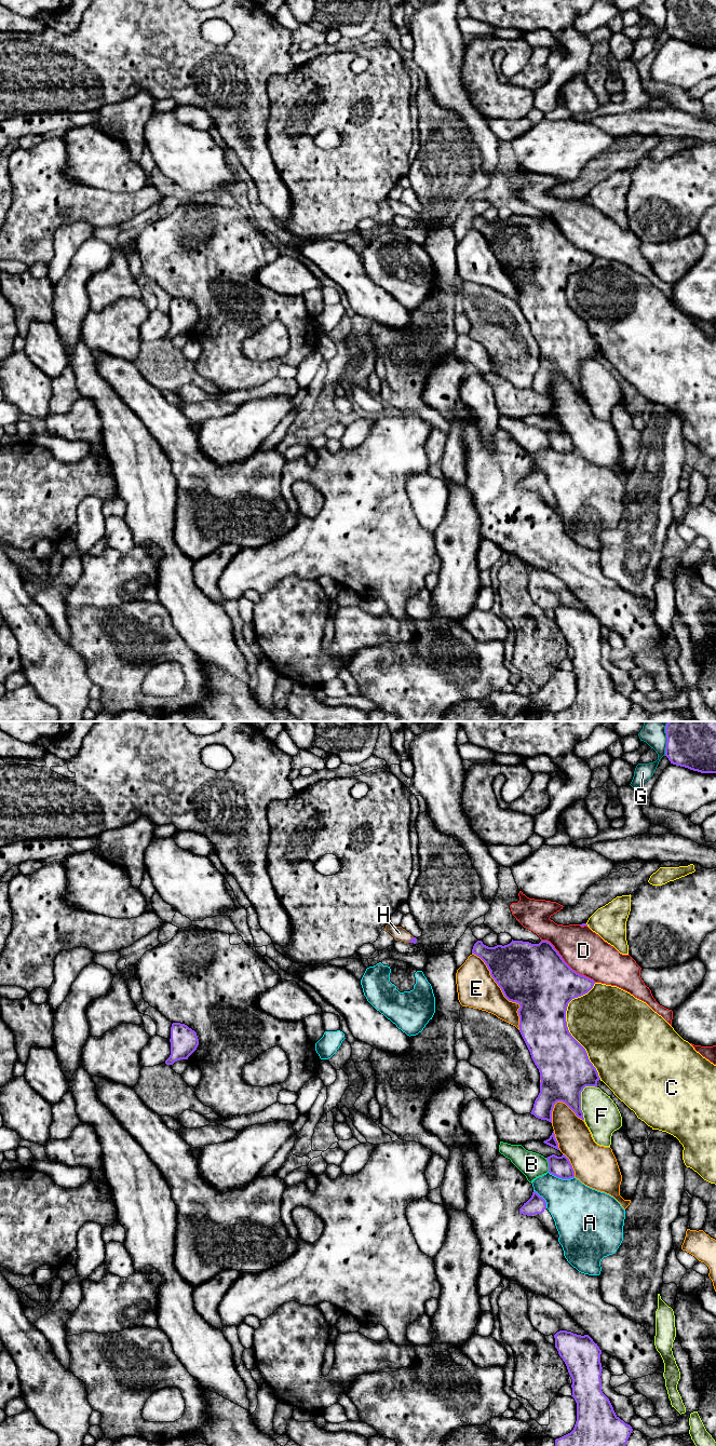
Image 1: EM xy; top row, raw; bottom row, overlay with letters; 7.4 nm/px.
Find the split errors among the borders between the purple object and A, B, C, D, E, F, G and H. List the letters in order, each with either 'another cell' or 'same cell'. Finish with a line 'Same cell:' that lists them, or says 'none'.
A: another cell
B: another cell
C: another cell
D: another cell
E: another cell
F: another cell
G: another cell
H: same cell
Same cell: H

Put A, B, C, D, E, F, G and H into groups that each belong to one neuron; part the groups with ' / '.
A / B / C / D / E / F / G / H

